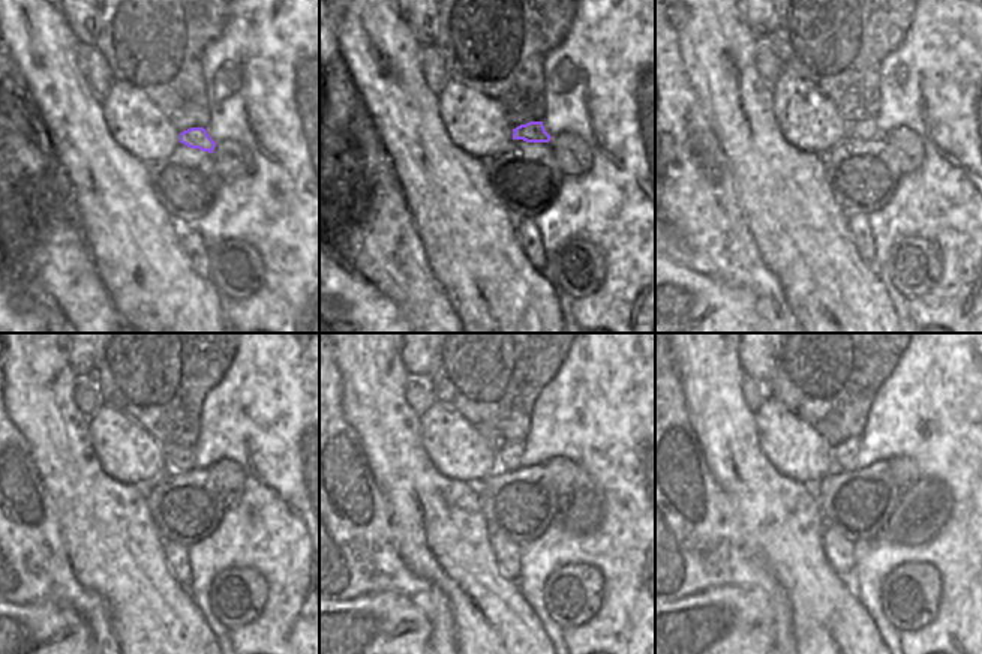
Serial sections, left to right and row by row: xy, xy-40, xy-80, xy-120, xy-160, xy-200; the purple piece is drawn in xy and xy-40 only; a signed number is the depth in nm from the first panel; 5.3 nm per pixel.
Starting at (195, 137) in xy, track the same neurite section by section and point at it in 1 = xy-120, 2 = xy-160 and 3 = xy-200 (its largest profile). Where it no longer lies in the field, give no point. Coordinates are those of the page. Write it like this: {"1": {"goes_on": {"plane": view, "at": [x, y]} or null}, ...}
{"1": {"goes_on": {"plane": "xy-120", "at": [176, 459]}}, "2": {"goes_on": {"plane": "xy-160", "at": [508, 455]}}, "3": {"goes_on": {"plane": "xy-200", "at": [843, 455]}}}

